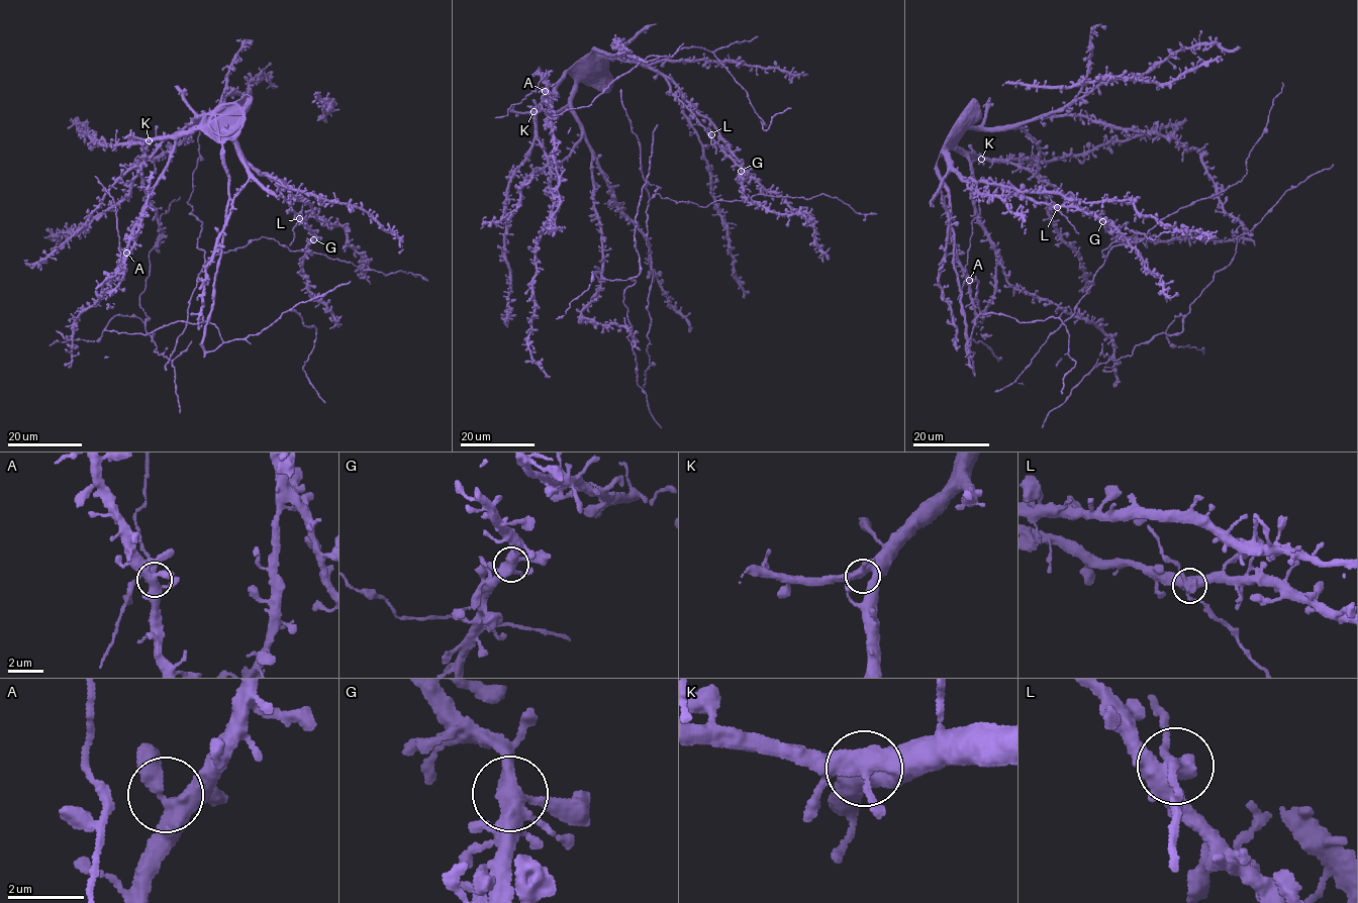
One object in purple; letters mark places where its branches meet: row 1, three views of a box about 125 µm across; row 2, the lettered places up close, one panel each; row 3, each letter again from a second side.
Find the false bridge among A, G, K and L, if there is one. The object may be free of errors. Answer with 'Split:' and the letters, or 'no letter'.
Split: L

